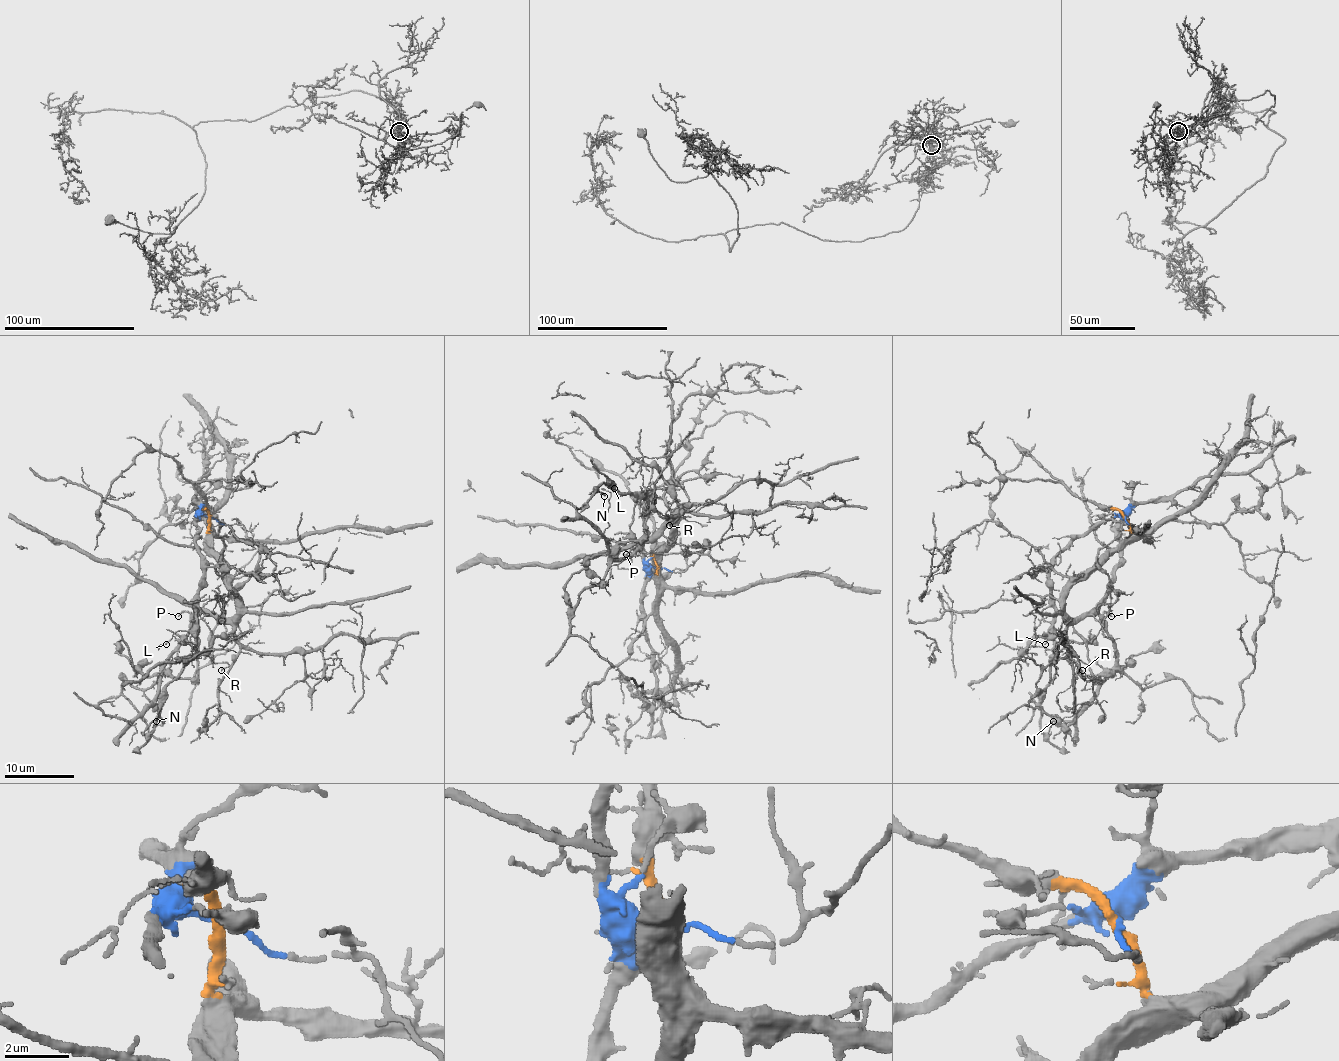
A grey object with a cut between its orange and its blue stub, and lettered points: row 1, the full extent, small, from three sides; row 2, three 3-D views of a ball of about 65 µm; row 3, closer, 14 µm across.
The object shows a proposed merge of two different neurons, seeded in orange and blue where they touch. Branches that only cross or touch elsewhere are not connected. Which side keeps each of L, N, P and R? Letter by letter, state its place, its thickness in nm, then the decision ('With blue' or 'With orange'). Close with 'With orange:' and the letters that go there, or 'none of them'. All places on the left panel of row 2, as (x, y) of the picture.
L: Place: (166, 644). Thickness 110 nm. With blue
N: Place: (156, 721). Thickness 140 nm. With blue
P: Place: (178, 616). Thickness 80 nm. With orange
R: Place: (221, 670). Thickness 120 nm. With orange
With orange: P, R

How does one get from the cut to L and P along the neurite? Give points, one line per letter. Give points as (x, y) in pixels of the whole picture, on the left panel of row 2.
L: (209, 517), (199, 515), (195, 520), (195, 550), (202, 562), (195, 623), (190, 630), (178, 630), (165, 644)
P: (209, 517), (211, 553), (236, 597), (236, 613), (215, 618), (195, 609), (178, 616)

